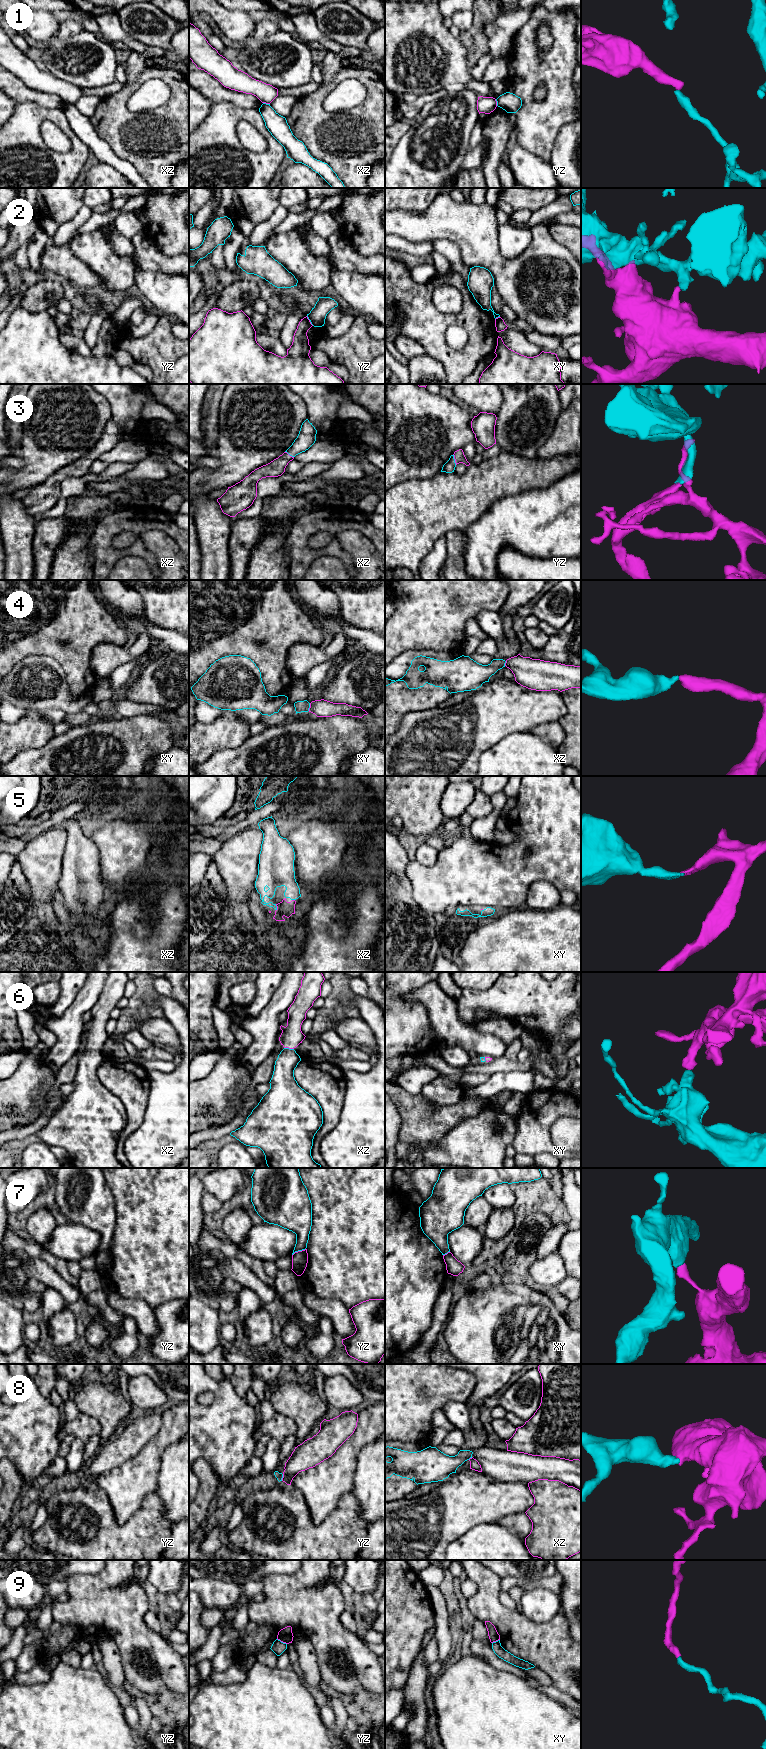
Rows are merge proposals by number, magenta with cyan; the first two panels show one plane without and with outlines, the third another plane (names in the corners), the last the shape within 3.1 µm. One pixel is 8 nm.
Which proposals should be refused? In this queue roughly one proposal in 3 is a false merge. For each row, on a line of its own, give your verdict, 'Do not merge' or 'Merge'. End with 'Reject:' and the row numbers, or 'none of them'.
1: Do not merge
2: Do not merge
3: Merge
4: Merge
5: Merge
6: Merge
7: Do not merge
8: Do not merge
9: Do not merge
Reject: 1, 2, 7, 8, 9

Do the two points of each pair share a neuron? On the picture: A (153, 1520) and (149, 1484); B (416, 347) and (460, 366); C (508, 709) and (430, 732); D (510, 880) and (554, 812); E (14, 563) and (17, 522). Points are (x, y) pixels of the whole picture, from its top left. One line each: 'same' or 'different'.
A: different
B: different
C: same
D: same
E: same

